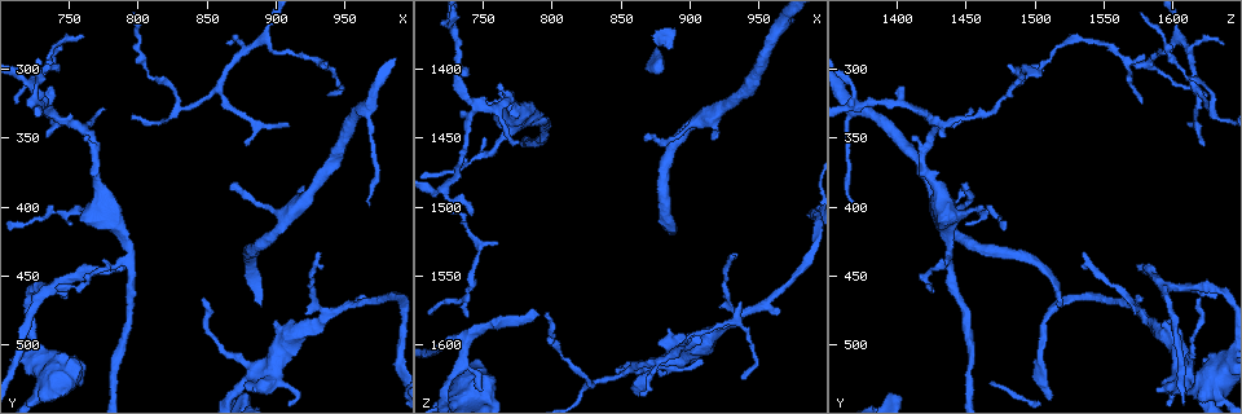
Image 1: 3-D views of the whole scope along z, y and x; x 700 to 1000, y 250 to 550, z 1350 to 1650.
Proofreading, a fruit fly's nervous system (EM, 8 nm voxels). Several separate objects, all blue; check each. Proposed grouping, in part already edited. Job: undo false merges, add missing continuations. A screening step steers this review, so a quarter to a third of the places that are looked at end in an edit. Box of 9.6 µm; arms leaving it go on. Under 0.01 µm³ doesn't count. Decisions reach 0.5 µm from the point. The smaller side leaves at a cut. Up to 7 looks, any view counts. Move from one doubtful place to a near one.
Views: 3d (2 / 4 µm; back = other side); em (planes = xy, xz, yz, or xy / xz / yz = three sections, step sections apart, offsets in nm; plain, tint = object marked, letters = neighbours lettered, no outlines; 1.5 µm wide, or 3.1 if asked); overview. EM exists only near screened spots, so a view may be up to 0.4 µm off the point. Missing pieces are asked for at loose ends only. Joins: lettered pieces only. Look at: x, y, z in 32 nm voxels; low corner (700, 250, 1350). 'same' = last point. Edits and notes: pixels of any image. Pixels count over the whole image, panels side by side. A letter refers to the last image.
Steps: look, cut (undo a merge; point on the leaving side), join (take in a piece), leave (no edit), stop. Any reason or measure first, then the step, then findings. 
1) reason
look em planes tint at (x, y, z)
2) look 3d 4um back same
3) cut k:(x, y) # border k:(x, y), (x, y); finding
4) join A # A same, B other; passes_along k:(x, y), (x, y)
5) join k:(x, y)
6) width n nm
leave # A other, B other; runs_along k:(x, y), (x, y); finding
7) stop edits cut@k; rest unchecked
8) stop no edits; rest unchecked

look 3d 2um at (876, 354, 1620)

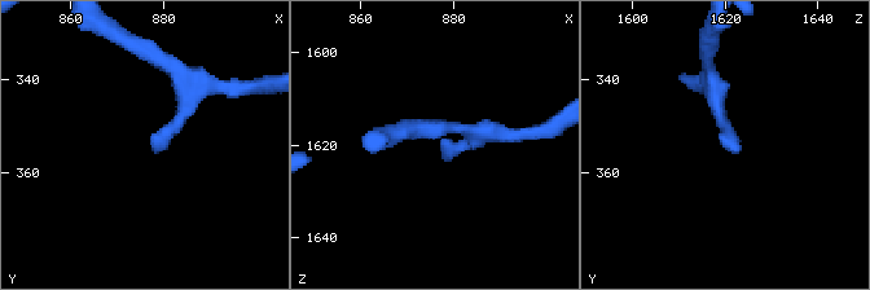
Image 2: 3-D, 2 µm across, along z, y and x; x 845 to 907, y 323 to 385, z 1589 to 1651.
look em yz step 4 letters at (878, 356, 1622)

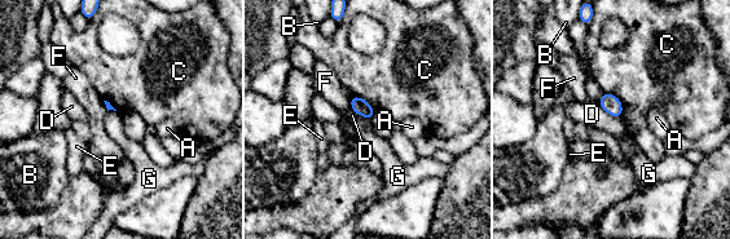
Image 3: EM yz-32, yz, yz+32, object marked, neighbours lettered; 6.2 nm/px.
cut it another way
look em planes letters same

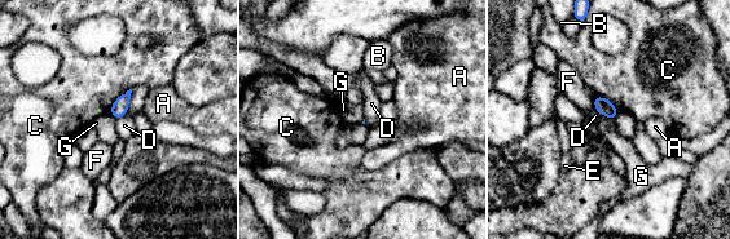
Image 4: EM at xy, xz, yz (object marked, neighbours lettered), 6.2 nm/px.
leave # A other, B other, C other, D other, E other, F other, G other; border 4:(599, 114), (612, 120); none of them fits

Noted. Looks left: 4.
thin end
look 3d 4um at (930, 432, 1536)

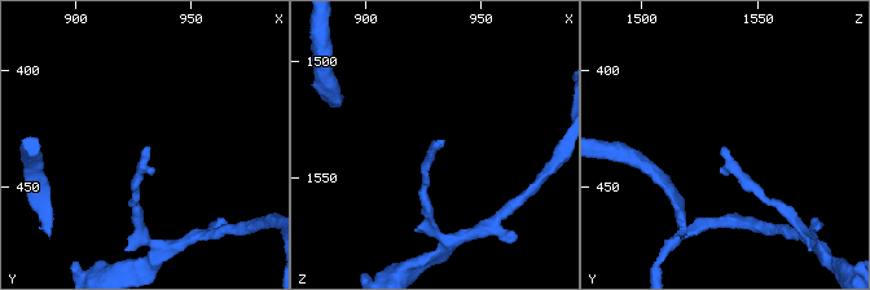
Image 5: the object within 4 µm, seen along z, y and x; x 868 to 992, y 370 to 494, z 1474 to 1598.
shape alone is not enough
look em planes letters at (929, 433, 1535)

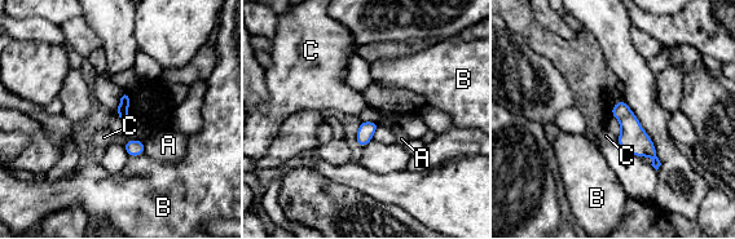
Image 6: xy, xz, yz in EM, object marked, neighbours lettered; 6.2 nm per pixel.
leave # A other, B other, C other; border 6:(142, 141), (127, 140), (122, 145); no lettered piece goes on from it

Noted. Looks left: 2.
a fork
look em planes tint at (798, 440, 1436)

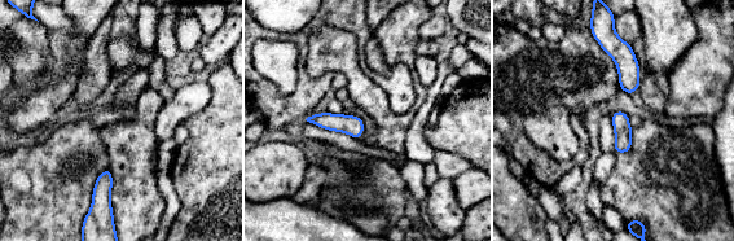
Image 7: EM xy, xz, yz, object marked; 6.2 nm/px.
see the neighbours
look em planes letters same

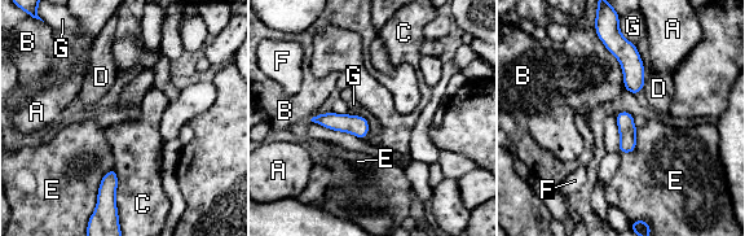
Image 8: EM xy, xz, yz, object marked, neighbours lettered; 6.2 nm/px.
leave # A other, B other, C other, D other, E other, F other, G other; border 8:(114, 167), (119, 222); continuous, no second neuron

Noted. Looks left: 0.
stop no edits; rest unchecked

